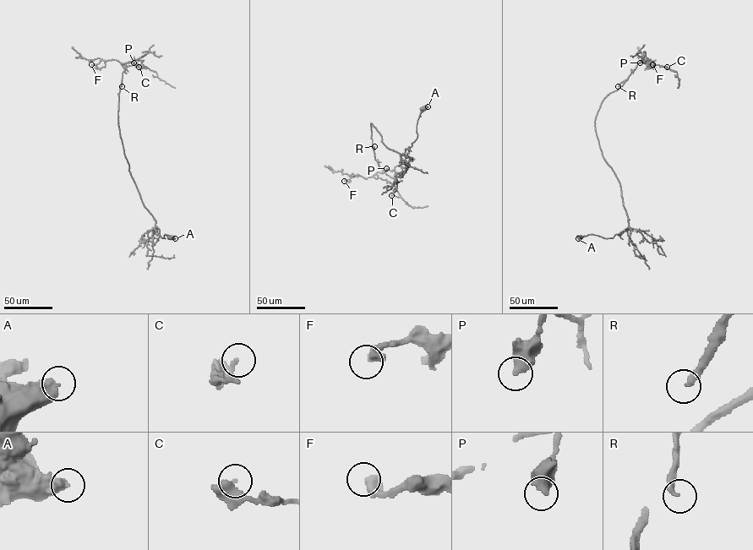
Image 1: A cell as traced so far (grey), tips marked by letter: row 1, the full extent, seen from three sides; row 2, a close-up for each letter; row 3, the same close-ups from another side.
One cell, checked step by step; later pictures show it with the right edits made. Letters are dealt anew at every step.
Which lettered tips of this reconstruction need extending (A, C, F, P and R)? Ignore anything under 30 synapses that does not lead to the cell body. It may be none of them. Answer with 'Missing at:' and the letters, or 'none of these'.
Missing at: F, R

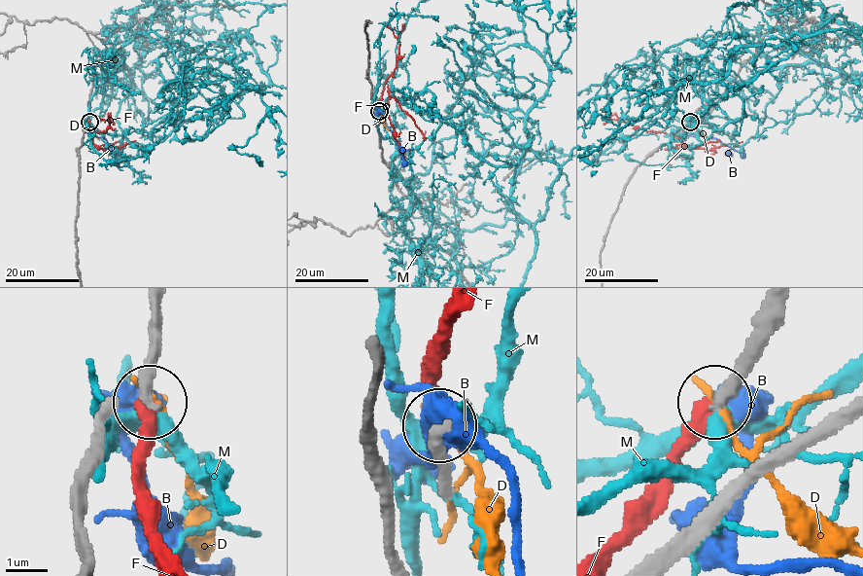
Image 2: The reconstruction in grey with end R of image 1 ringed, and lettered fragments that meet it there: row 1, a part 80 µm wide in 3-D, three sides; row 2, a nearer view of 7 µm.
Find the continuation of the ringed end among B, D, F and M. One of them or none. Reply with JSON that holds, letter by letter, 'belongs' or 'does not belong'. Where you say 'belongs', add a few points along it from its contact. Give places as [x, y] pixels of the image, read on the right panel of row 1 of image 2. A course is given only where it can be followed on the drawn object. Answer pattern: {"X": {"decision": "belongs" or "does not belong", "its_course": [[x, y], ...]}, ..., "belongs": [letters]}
{"B": {"decision": "does not belong"}, "D": {"decision": "does not belong"}, "F": {"decision": "belongs"}, "M": {"decision": "does not belong"}, "belongs": ["F"]}

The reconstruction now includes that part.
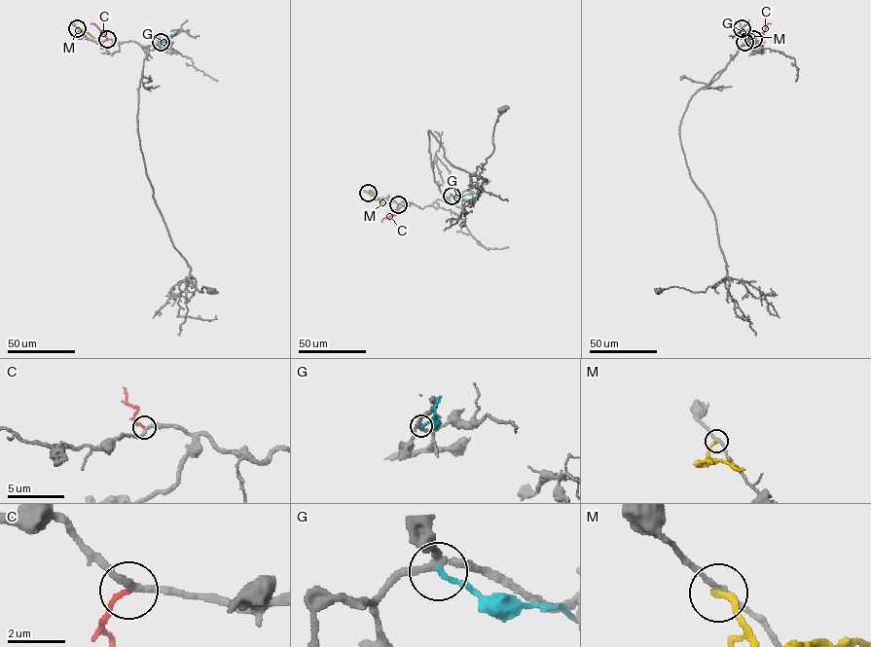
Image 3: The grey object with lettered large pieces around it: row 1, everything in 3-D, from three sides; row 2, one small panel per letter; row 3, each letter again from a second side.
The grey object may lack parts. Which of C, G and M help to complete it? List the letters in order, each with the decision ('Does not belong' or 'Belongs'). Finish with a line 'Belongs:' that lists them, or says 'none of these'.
C: Does not belong
G: Does not belong
M: Does not belong
Belongs: none of these

